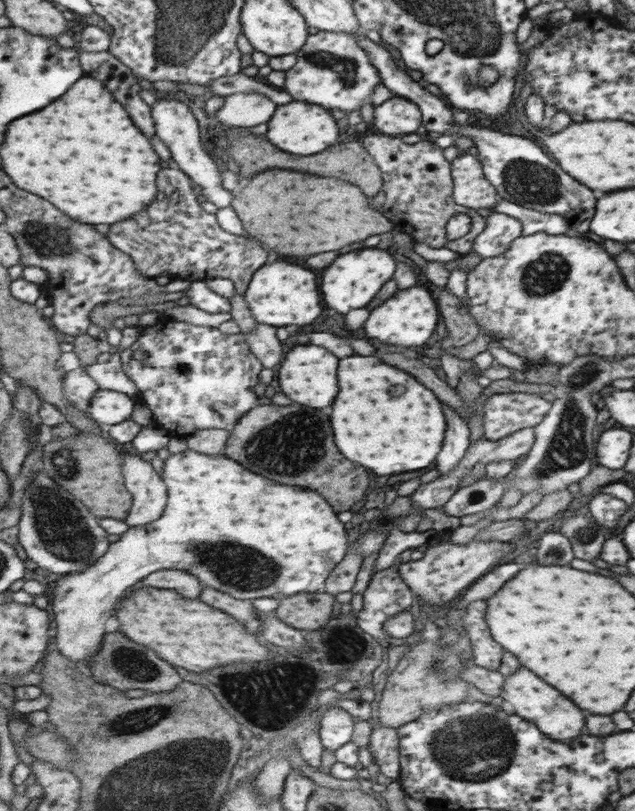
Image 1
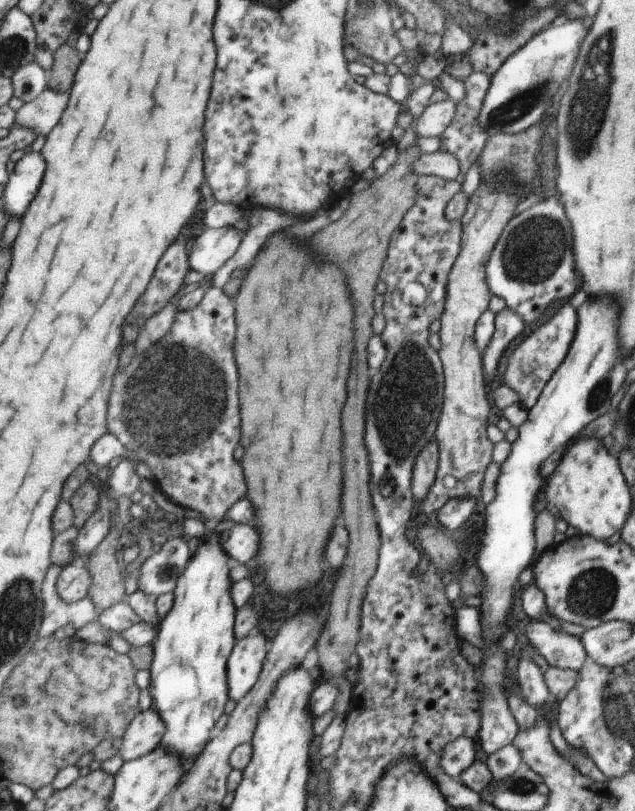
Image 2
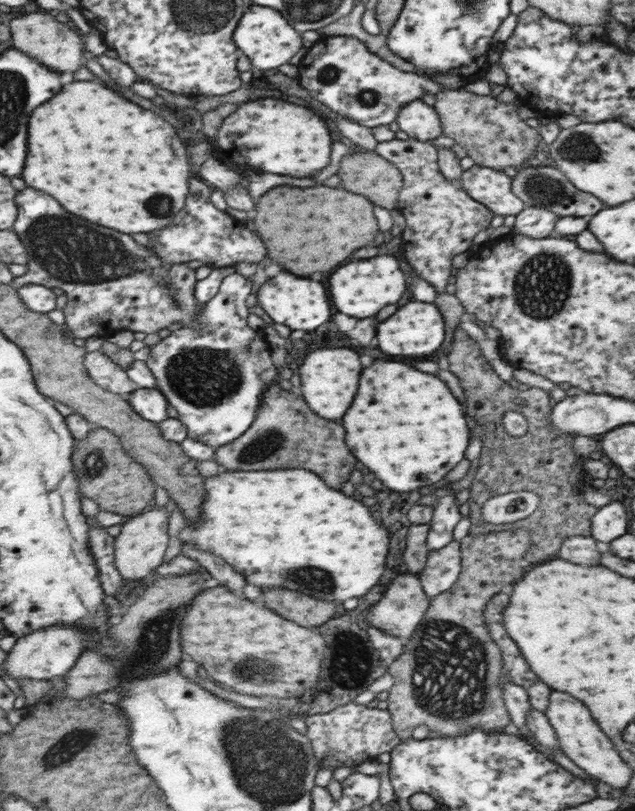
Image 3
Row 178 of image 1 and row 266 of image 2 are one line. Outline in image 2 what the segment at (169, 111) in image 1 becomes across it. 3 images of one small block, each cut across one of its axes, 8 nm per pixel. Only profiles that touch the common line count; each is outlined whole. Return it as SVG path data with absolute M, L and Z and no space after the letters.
M229 225L206 228L193 248L191 266L207 278L215 274L227 260L231 260L243 242L241 230Z

